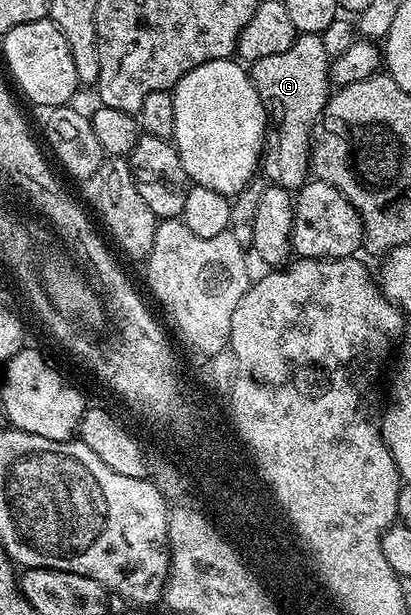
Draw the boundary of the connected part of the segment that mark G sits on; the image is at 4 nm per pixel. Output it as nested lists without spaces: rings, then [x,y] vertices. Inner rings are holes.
[[[303,32],[295,35],[288,50],[255,60],[249,69],[250,79],[262,99],[262,105],[266,107],[268,117],[266,147],[262,149],[260,172],[275,188],[297,190],[311,175],[310,142],[314,127],[321,120],[324,106],[332,95],[331,59],[324,50],[321,35]]]

